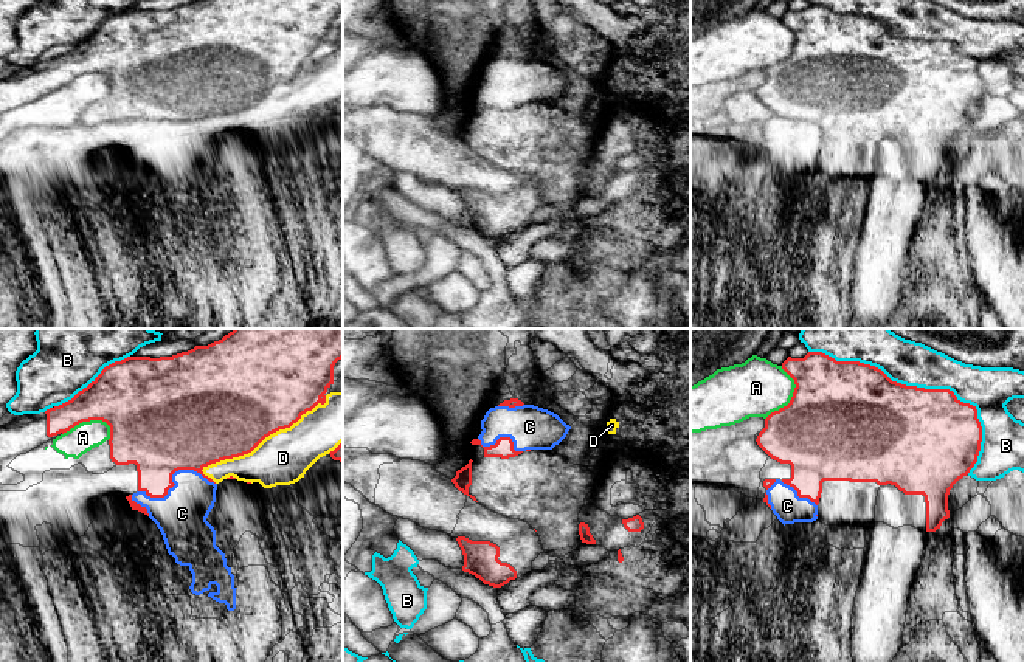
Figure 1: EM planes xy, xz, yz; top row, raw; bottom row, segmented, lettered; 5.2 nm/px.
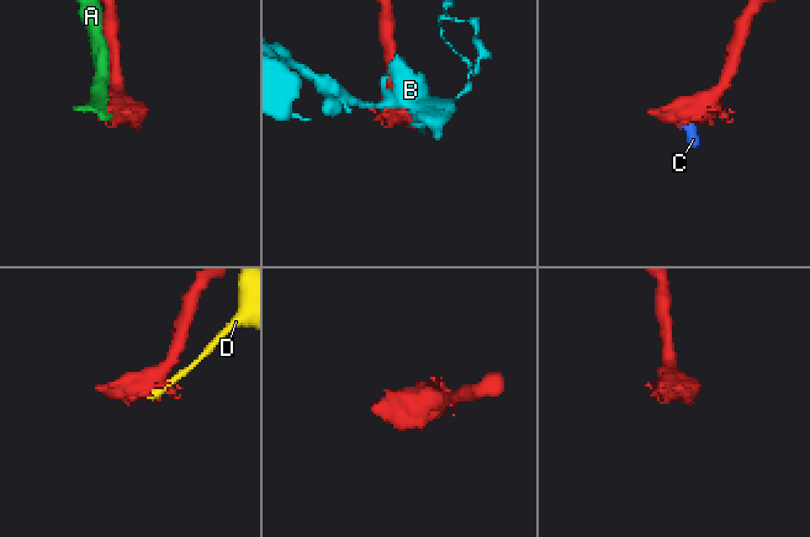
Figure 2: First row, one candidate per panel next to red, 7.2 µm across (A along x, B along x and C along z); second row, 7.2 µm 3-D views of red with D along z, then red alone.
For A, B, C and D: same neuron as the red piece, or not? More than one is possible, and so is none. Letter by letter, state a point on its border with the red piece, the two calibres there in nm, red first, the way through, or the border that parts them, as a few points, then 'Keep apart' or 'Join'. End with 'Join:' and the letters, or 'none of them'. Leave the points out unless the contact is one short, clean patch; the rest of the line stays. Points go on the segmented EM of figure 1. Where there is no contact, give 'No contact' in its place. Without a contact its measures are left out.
A: Touches red at xy (86, 420). Thickness 360 nm (red) against 150 nm. Keep apart
B: Touches red at yz (920, 388). Thickness 500 nm (red) against 220 nm. Keep apart
C: Touches red at xy (171, 478). Thickness 440 nm (red) against 260 nm. Keep apart
D: Touches red at xy (264, 437). Thickness 500 nm (red) against 280 nm. Keep apart
Join: none of them

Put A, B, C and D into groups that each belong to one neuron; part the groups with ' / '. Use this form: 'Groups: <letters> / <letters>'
Groups: A / B / C D

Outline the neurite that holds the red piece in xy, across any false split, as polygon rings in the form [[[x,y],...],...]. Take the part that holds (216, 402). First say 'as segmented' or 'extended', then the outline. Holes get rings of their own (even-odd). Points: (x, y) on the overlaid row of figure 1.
as segmented; [[[234,329],[233,332],[230,332],[228,335],[225,335],[222,340],[214,341],[208,346],[195,346],[194,349],[188,350],[188,352],[182,352],[172,357],[160,357],[160,358],[150,358],[150,357],[127,357],[121,361],[115,361],[109,366],[106,366],[101,374],[82,391],[79,391],[71,400],[50,408],[45,411],[47,414],[47,436],[53,437],[57,434],[64,434],[67,431],[70,431],[71,428],[74,428],[76,425],[82,423],[82,422],[90,422],[90,420],[102,420],[110,426],[110,439],[109,439],[109,445],[110,445],[110,459],[112,462],[115,462],[116,465],[129,465],[129,464],[135,464],[137,465],[137,471],[138,471],[138,491],[144,491],[147,496],[150,498],[164,498],[168,495],[168,490],[172,488],[175,484],[172,482],[172,474],[178,470],[194,470],[197,473],[200,473],[203,478],[206,478],[209,482],[214,482],[211,478],[203,474],[203,468],[225,460],[225,459],[233,459],[233,457],[239,457],[244,454],[251,453],[265,437],[268,437],[270,434],[279,431],[279,429],[285,429],[290,428],[293,423],[296,423],[303,414],[306,414],[307,411],[312,411],[318,403],[324,405],[326,403],[326,392],[327,389],[334,384],[334,366],[338,360],[343,358],[343,329]]]

